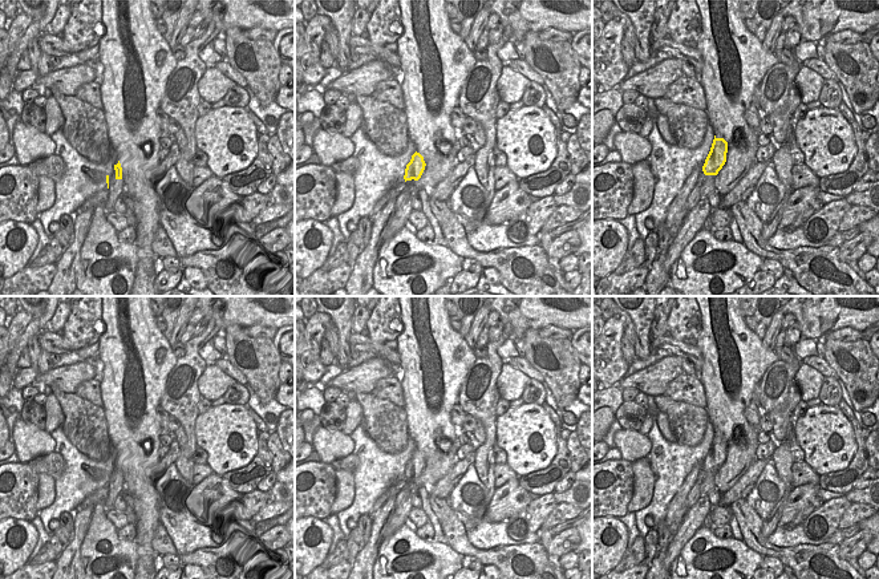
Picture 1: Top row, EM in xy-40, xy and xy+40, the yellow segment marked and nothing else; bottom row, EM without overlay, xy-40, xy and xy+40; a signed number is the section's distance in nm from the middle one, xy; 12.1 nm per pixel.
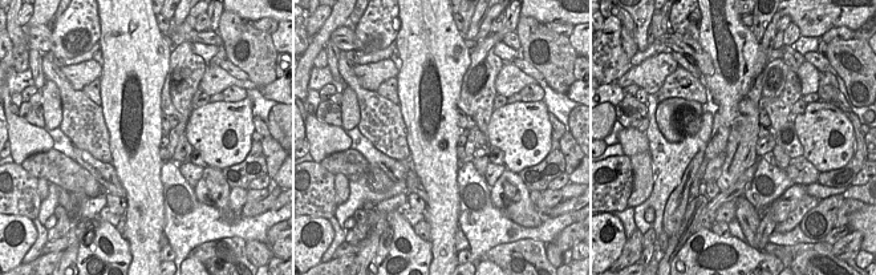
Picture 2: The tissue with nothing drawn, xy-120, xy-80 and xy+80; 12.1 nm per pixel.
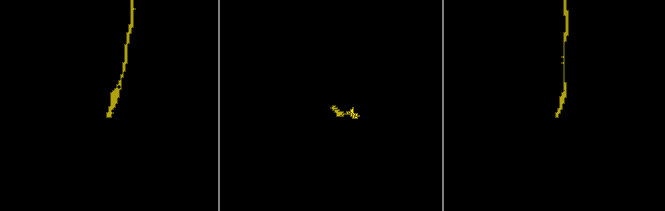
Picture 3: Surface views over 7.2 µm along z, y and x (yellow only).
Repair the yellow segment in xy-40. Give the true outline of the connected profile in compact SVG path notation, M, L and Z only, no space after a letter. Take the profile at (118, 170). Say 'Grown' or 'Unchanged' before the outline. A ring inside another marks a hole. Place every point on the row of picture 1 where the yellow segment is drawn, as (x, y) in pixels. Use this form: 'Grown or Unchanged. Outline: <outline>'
Grown. Outline: M120 161L117 165L109 169L109 174L106 175L106 183L109 189L109 198L104 203L105 215L113 211L114 202L117 198L120 198L121 193L127 191Z

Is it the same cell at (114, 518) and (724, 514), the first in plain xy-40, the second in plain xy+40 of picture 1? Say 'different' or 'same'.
same

